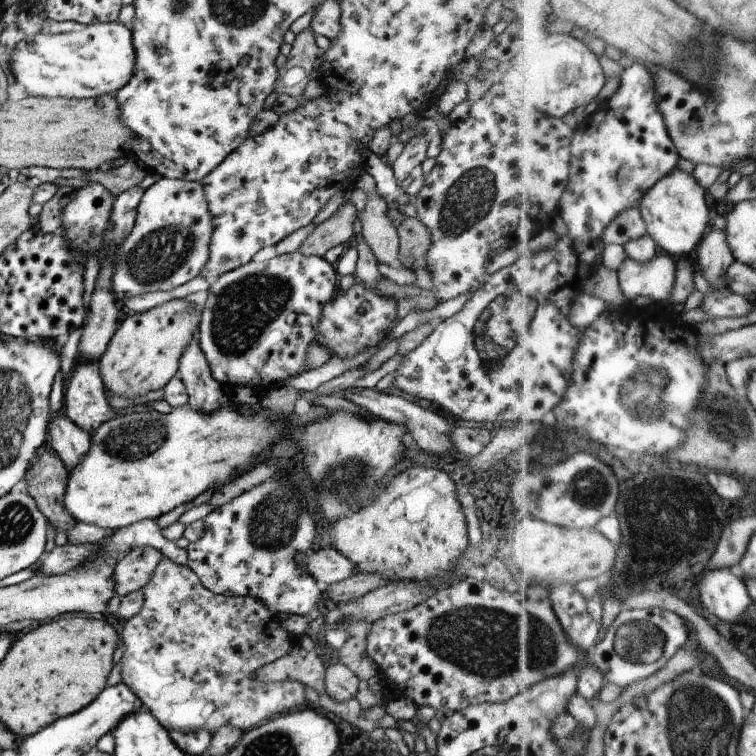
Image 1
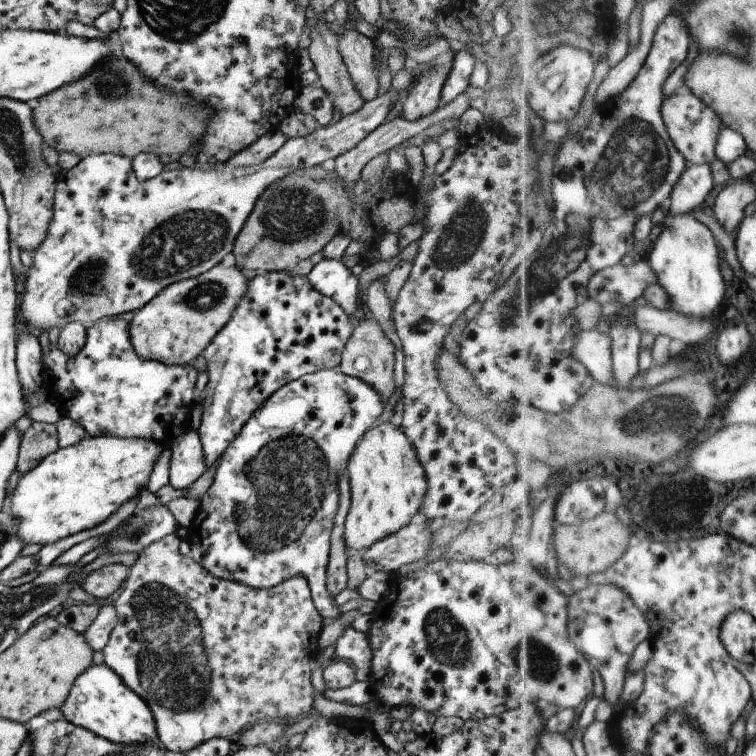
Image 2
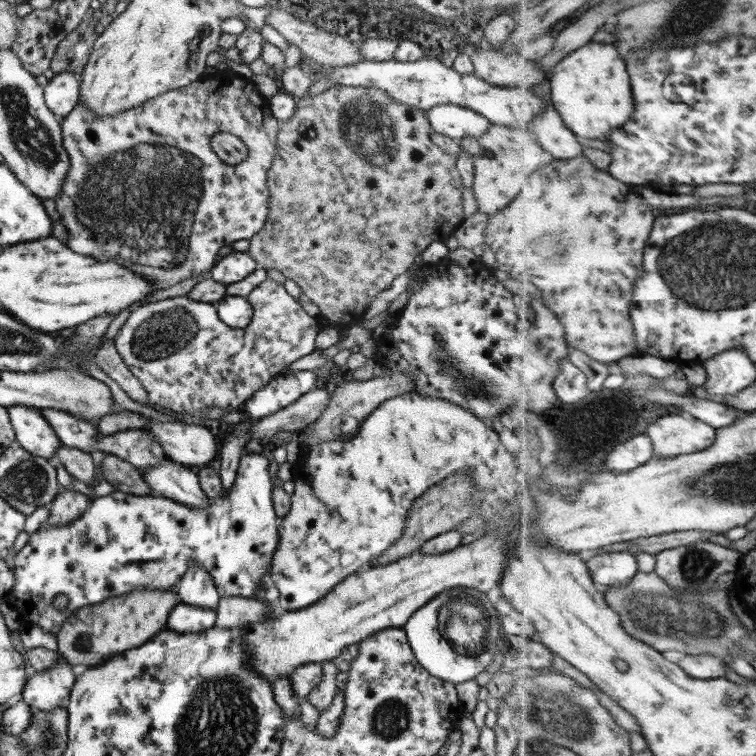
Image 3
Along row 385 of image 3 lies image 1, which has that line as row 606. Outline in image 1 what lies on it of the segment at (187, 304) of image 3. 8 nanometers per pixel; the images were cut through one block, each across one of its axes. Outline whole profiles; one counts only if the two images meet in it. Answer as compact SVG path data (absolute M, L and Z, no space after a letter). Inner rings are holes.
M163 556L157 568L152 574L151 580L144 586L143 593L143 606L140 612L134 617L126 621L122 628L122 642L123 645L117 661L122 664L122 683L131 690L132 695L135 695L140 701L142 706L147 709L155 718L156 721L168 731L180 733L196 733L201 731L210 732L214 735L220 728L231 725L243 732L248 732L262 722L266 723L268 718L275 718L283 713L296 711L300 708L308 706L306 700L307 687L302 681L295 679L287 679L284 681L260 683L255 678L255 672L261 667L275 662L276 660L287 657L293 650L294 639L284 628L281 626L281 620L278 616L271 614L271 611L266 605L261 603L256 598L246 597L233 597L230 595L216 595L210 590L207 590L201 581L196 577L196 574L187 566L179 566L175 564L169 557Z

